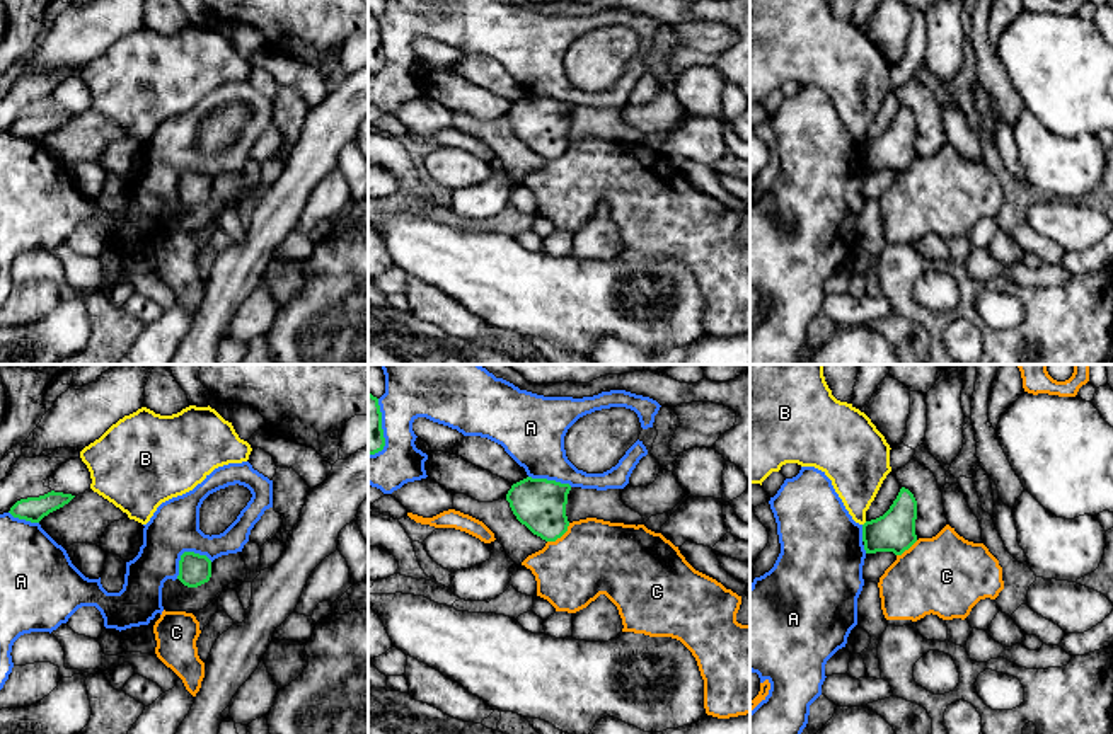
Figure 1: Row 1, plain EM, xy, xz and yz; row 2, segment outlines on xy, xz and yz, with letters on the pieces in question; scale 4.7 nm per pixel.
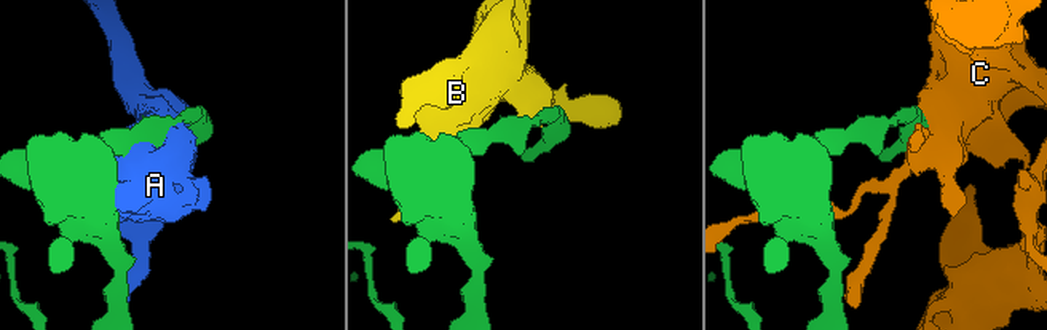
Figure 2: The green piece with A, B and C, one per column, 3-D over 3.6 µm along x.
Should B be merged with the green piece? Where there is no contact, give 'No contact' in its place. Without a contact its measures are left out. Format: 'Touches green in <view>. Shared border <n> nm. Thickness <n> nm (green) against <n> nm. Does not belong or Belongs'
Touches green in yz. Shared border 30 nm. Thickness 190 nm (green) against 260 nm. Does not belong

